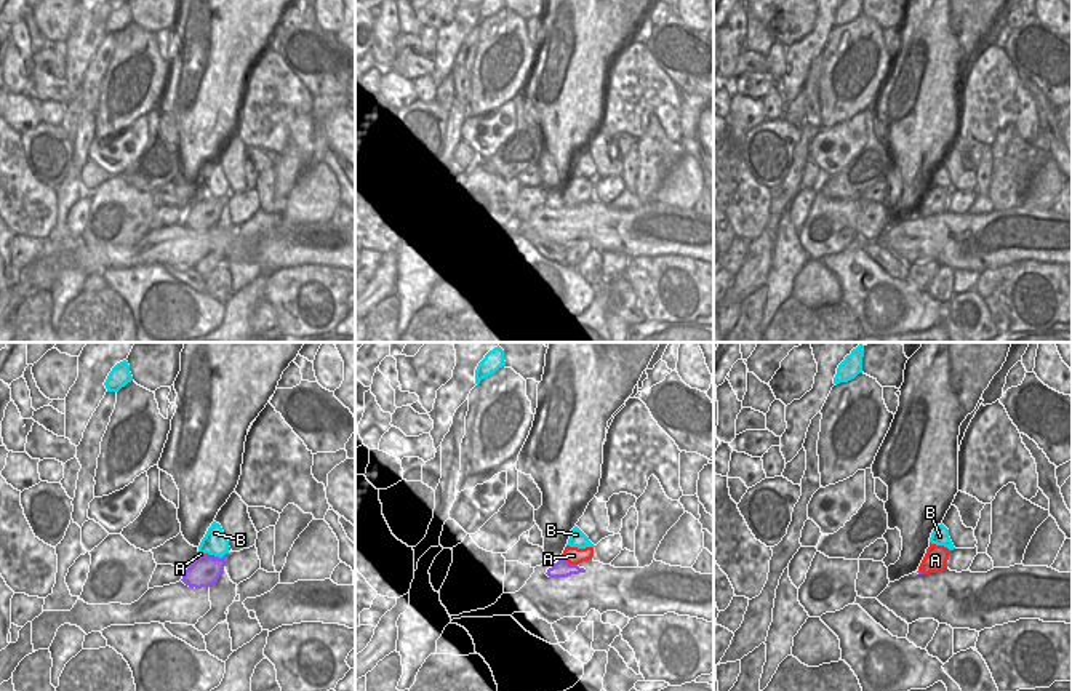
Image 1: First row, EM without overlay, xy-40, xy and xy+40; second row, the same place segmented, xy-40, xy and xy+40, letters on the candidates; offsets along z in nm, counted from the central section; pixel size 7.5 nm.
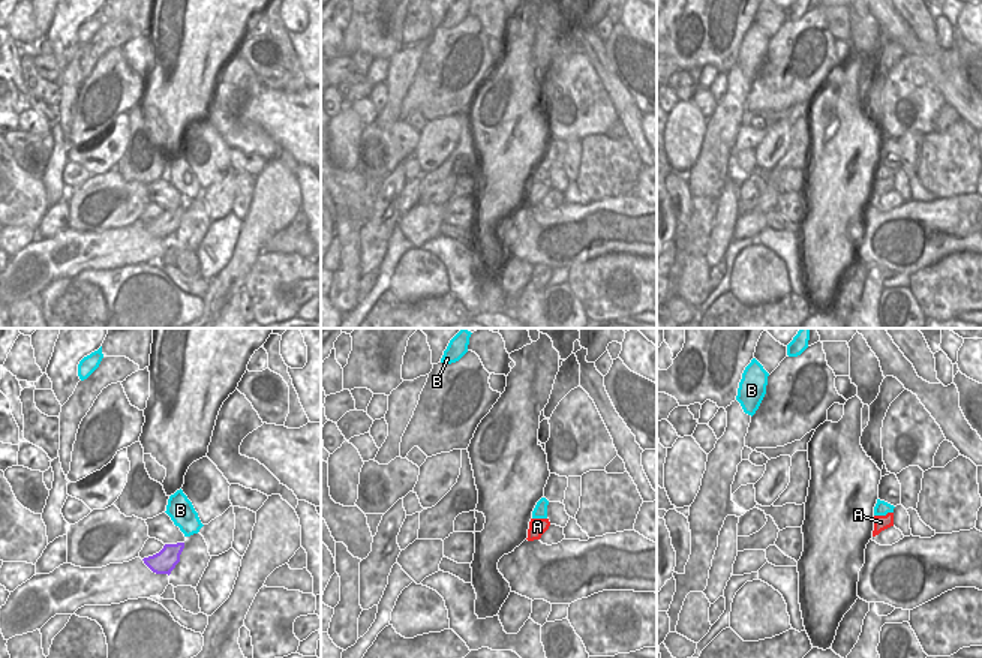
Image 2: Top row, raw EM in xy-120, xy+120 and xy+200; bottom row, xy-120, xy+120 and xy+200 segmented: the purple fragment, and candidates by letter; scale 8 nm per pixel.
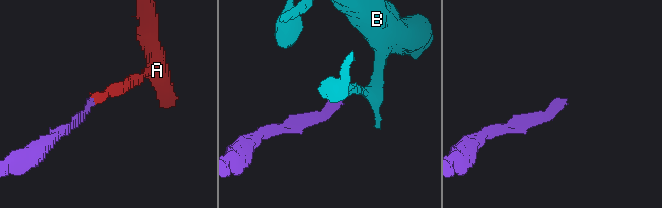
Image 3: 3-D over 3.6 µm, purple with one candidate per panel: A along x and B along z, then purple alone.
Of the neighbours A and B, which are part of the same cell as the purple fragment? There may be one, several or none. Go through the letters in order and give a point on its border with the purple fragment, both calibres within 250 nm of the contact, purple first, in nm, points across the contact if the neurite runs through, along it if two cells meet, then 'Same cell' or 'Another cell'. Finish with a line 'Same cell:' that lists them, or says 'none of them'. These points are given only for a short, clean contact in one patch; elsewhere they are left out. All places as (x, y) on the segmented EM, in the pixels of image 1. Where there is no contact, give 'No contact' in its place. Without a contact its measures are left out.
A: Touches purple at xy (568, 563). Thickness 140 nm (purple) against 140 nm. Same cell
B: Touches purple at xy-40 (218, 557). Thickness 240 nm (purple) against 190 nm. Boundary: xy-40 (215, 555), (223, 557). Another cell
Same cell: A

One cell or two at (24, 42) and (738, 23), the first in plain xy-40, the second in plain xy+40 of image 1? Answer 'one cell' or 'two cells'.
one cell

